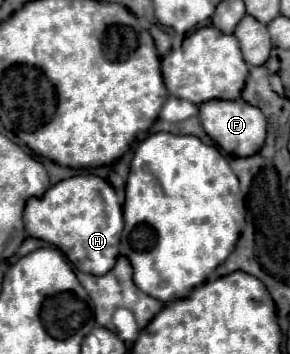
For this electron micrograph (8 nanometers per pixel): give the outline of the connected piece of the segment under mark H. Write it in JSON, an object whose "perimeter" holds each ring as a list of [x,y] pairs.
{"perimeter":[[[77,175],[59,181],[43,197],[31,197],[25,205],[25,231],[59,247],[83,273],[105,275],[117,261],[123,231],[123,208],[116,190],[97,175]]]}

